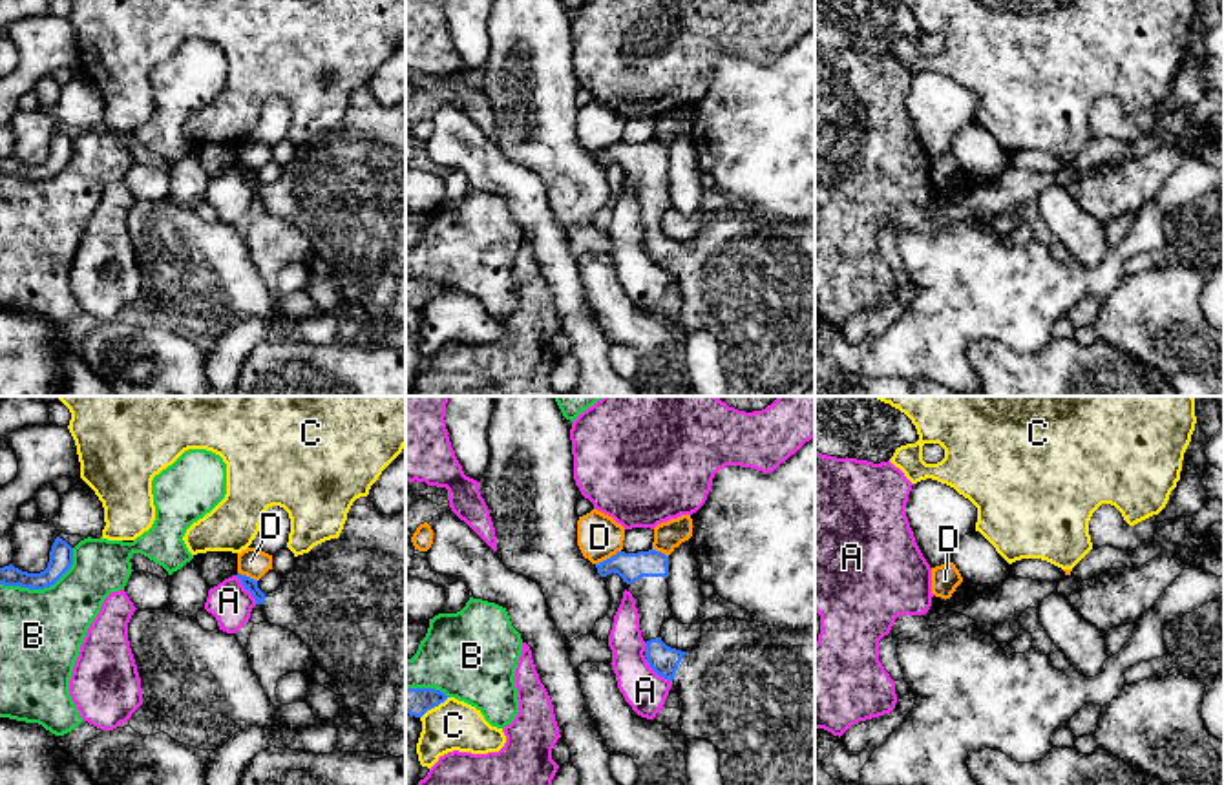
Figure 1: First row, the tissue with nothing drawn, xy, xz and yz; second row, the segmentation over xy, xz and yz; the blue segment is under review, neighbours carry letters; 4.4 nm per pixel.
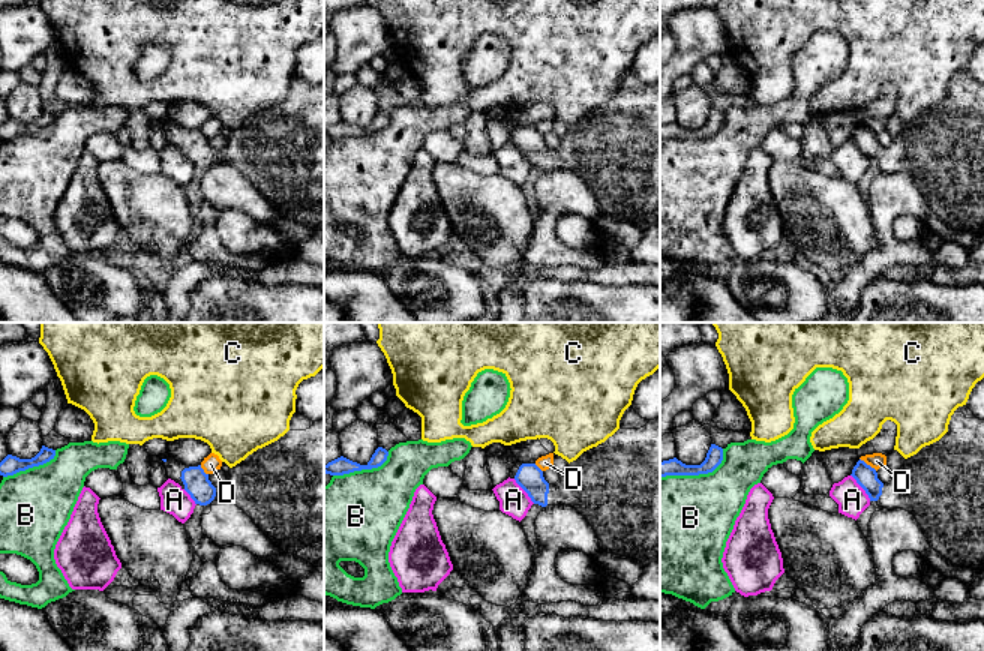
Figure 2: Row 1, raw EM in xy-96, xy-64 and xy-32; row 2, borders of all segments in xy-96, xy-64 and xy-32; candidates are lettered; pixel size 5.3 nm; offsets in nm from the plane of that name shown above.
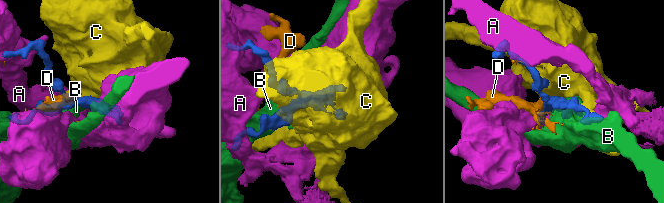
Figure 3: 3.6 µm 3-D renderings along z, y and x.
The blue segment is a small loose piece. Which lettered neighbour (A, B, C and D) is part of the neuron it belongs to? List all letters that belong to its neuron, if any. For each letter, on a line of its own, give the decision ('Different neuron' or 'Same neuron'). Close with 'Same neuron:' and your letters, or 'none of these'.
A: Different neuron
B: Different neuron
C: Different neuron
D: Different neuron
Same neuron: none of these

